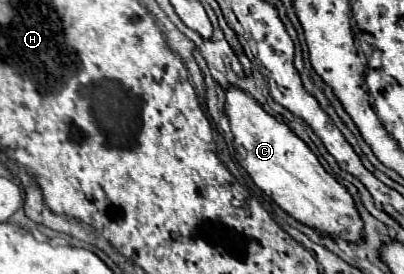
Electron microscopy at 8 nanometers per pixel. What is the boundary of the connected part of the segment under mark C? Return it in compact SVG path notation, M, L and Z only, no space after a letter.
M231 83L223 85L223 113L235 137L235 159L283 211L323 235L337 235L343 241L361 239L363 223L351 195L321 167L313 151L283 121L271 117L251 95Z

